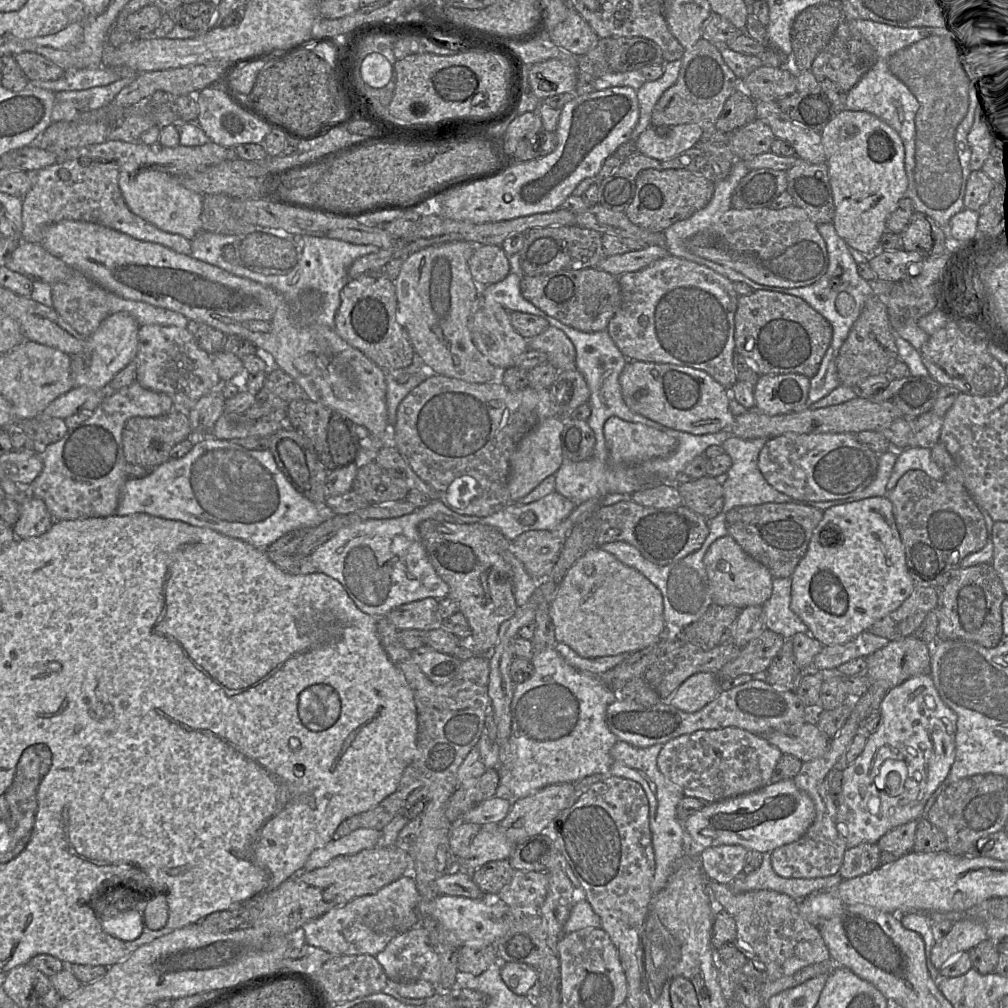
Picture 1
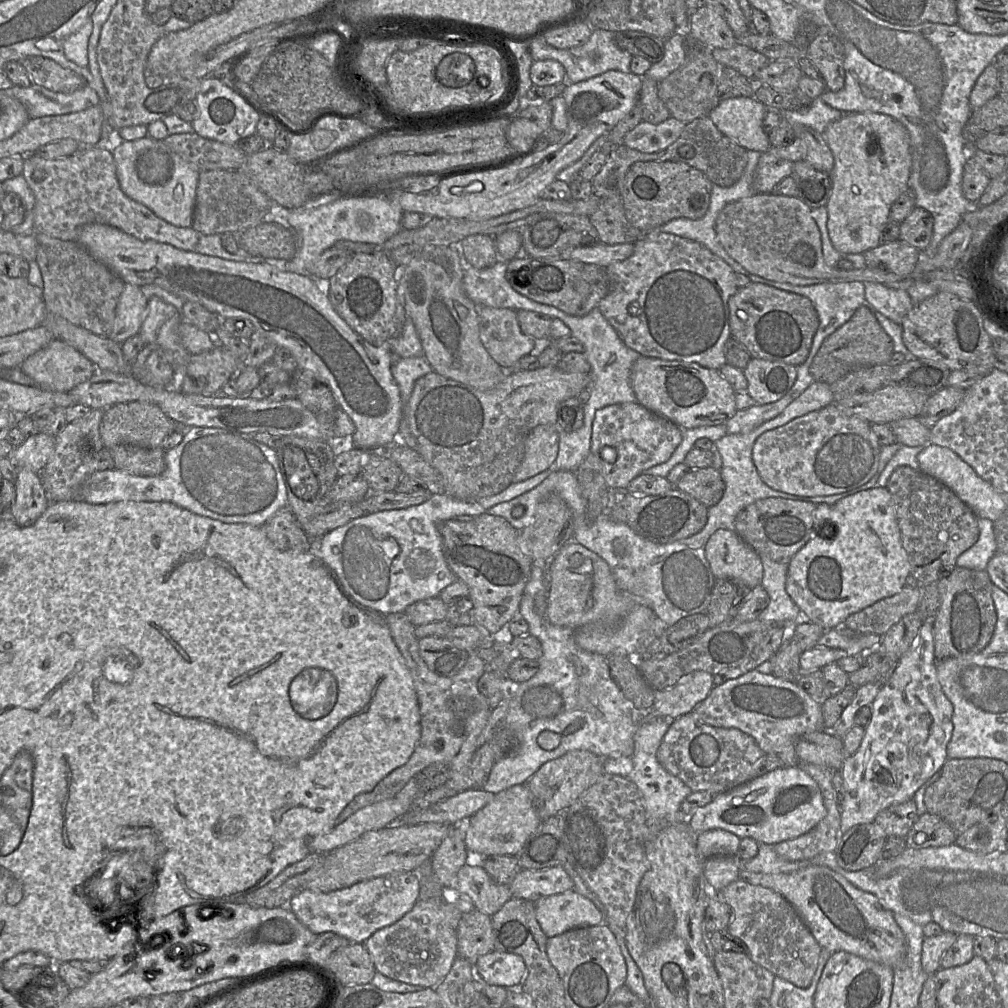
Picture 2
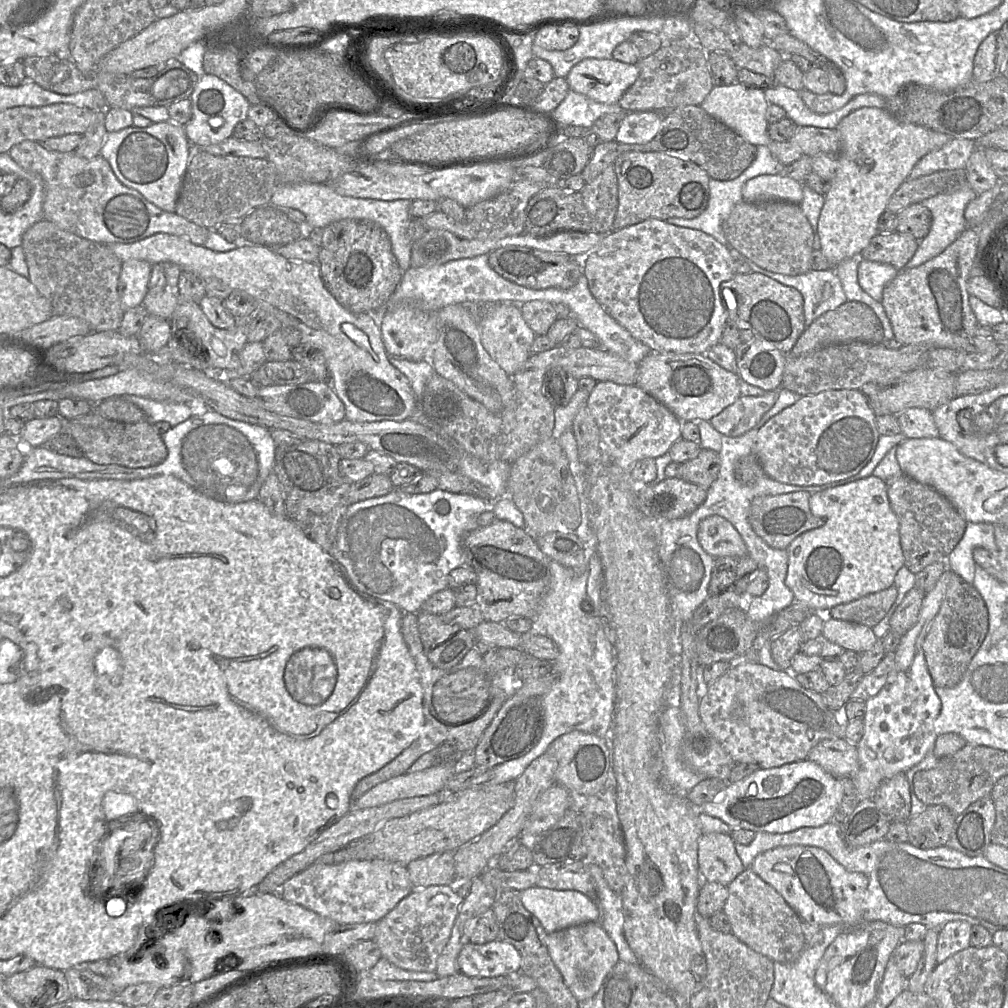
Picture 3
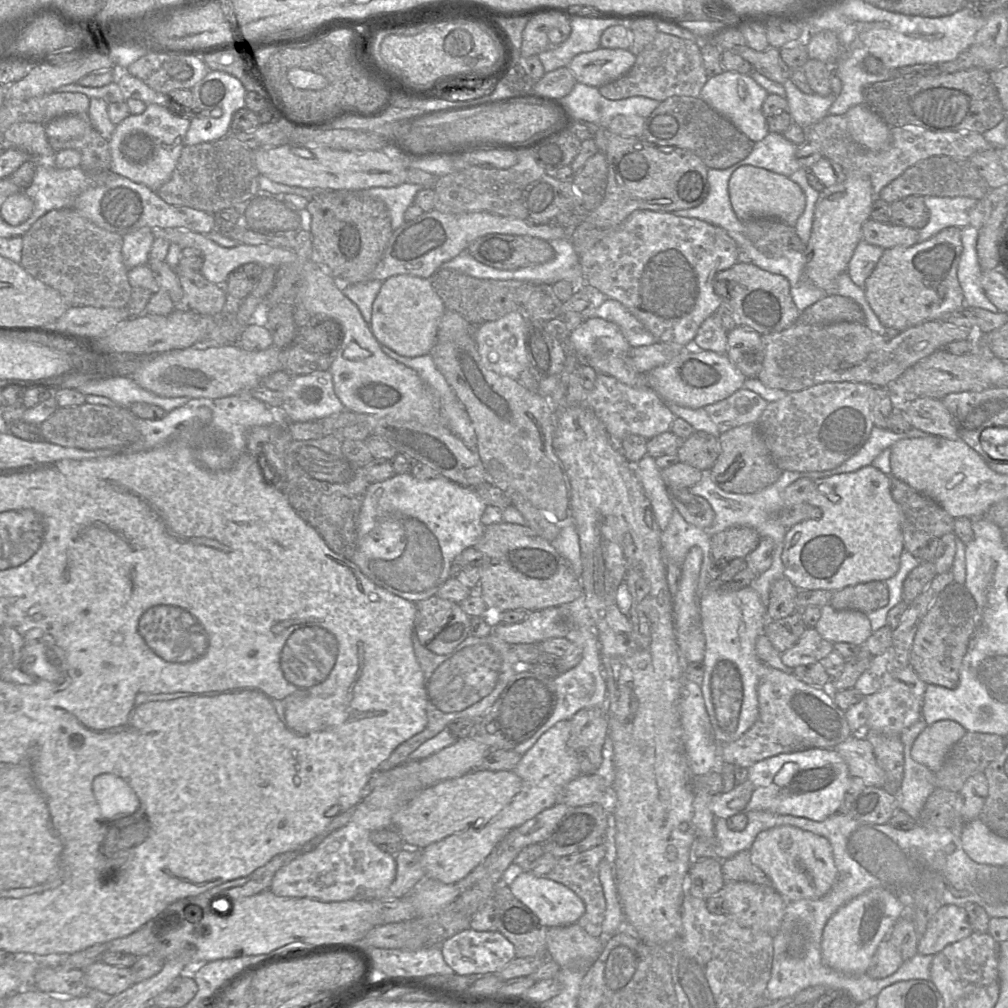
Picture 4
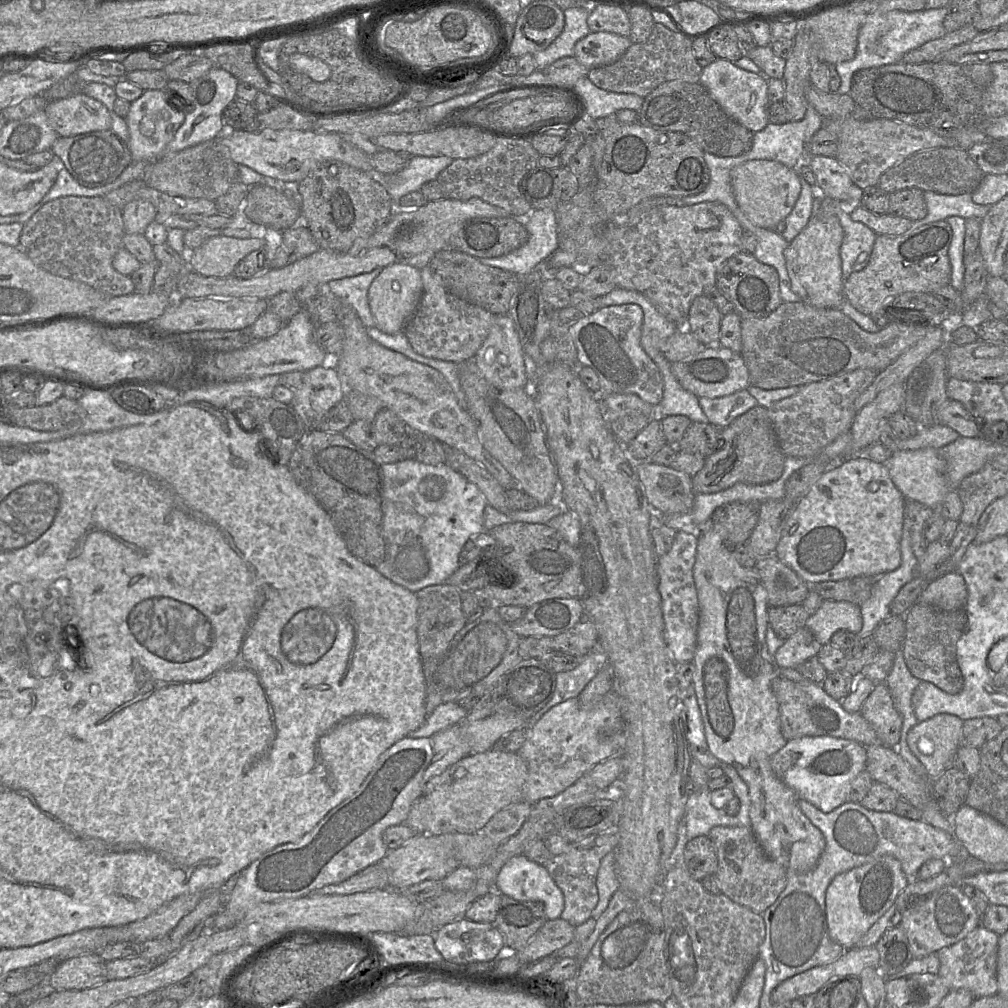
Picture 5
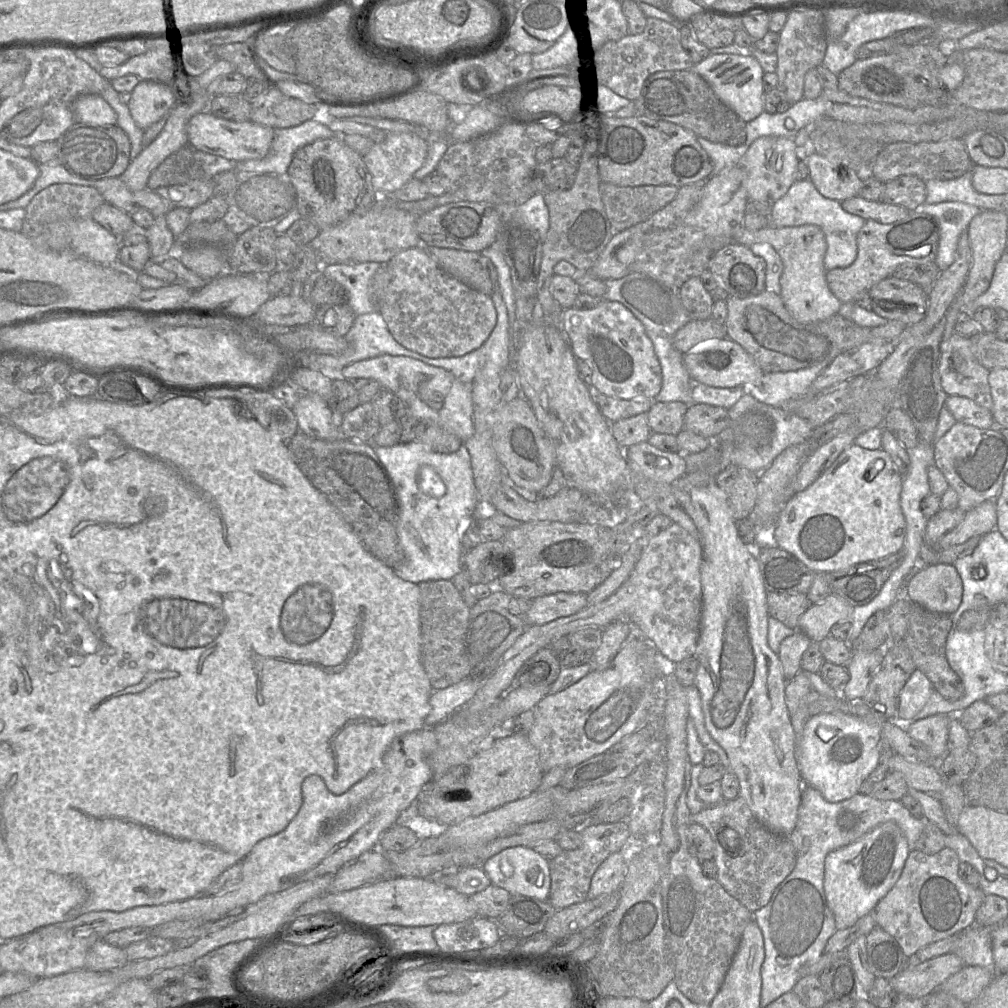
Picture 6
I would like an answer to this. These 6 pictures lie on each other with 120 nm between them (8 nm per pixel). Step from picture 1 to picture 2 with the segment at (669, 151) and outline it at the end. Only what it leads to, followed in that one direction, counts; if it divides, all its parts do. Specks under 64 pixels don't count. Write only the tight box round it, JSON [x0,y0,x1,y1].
[622,117,684,153]

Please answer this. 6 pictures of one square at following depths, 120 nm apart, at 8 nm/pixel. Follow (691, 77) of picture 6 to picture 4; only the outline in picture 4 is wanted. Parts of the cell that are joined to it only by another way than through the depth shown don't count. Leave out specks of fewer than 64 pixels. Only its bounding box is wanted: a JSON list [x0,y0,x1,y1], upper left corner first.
[642,96,754,170]

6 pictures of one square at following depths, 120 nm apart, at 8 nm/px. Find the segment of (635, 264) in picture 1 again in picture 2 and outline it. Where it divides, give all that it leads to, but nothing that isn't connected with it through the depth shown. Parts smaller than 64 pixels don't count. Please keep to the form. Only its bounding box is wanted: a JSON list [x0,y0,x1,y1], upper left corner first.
[560,241,633,268]

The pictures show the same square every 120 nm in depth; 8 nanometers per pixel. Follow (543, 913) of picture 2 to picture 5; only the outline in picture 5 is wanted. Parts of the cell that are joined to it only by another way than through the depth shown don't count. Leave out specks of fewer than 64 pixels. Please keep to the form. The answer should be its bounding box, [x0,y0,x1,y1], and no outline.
[495,854,564,920]

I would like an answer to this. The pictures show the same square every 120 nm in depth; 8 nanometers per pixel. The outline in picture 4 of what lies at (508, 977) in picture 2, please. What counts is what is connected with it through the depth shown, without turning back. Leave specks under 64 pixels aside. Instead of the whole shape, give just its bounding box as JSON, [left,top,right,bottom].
[440,927,516,975]

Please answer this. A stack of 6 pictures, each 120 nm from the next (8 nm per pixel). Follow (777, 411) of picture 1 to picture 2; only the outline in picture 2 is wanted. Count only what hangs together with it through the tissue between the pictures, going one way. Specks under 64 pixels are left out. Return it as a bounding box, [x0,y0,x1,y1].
[743,357,797,405]

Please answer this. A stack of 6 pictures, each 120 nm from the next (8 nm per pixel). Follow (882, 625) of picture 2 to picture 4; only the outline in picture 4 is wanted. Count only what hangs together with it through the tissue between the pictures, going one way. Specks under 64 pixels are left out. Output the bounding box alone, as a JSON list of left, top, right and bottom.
[829,581,889,614]

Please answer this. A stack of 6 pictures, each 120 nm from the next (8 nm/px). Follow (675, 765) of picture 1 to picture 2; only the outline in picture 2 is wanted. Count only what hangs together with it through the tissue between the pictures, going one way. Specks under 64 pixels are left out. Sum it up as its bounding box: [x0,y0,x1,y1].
[657,712,766,794]

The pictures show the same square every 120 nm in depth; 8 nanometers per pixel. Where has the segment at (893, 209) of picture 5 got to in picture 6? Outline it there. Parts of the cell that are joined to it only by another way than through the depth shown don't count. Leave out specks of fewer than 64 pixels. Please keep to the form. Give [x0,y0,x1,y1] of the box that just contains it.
[882,175,926,211]

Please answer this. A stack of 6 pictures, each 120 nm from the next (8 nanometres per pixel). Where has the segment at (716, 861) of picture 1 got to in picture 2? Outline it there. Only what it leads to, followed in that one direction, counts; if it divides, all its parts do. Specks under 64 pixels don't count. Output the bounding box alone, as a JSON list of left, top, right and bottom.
[696,829,740,860]

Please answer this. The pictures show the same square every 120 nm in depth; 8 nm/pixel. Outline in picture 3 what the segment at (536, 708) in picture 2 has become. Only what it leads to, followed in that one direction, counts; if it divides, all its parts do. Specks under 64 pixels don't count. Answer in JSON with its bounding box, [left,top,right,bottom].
[487,561,615,785]

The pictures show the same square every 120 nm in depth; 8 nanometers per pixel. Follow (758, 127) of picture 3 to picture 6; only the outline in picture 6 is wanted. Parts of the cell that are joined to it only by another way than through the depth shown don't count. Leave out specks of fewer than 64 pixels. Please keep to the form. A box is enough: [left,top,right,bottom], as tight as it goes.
[694,53,764,122]

